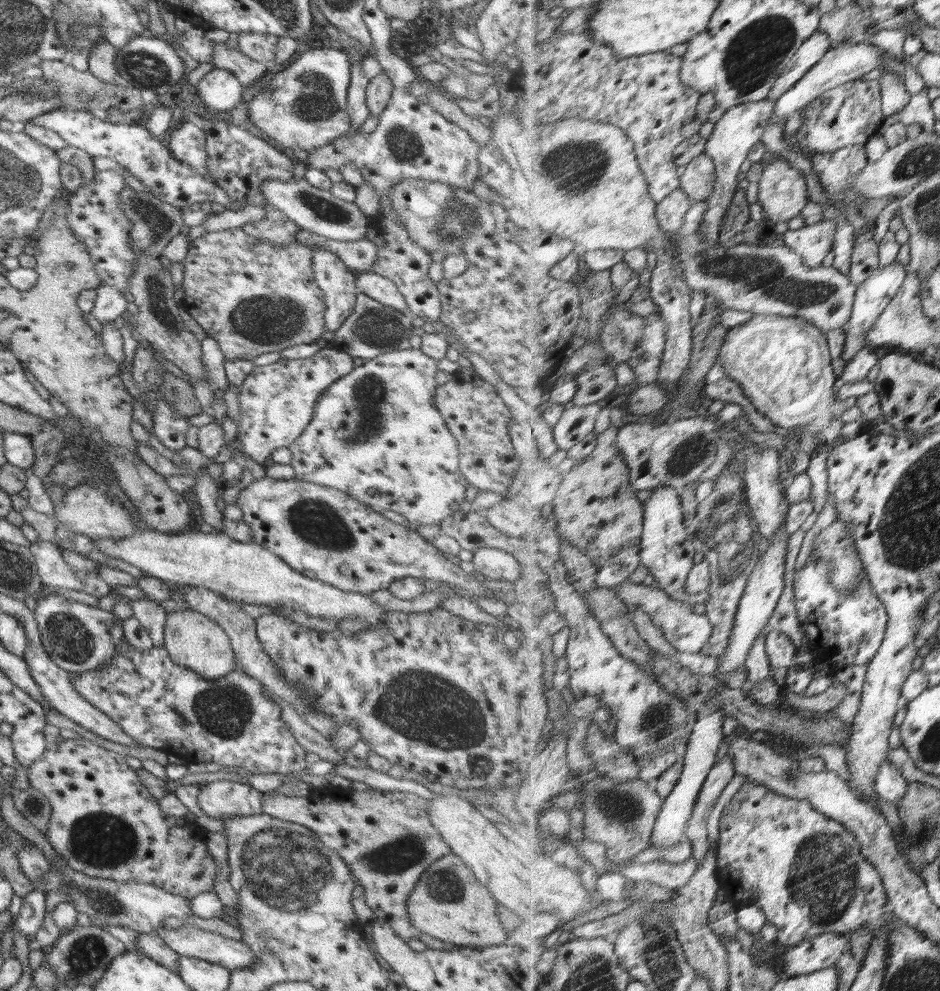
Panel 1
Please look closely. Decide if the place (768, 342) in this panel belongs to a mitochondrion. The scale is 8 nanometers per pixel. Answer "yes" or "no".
no

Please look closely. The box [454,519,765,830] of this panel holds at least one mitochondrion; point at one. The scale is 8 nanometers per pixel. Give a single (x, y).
(657, 720)

